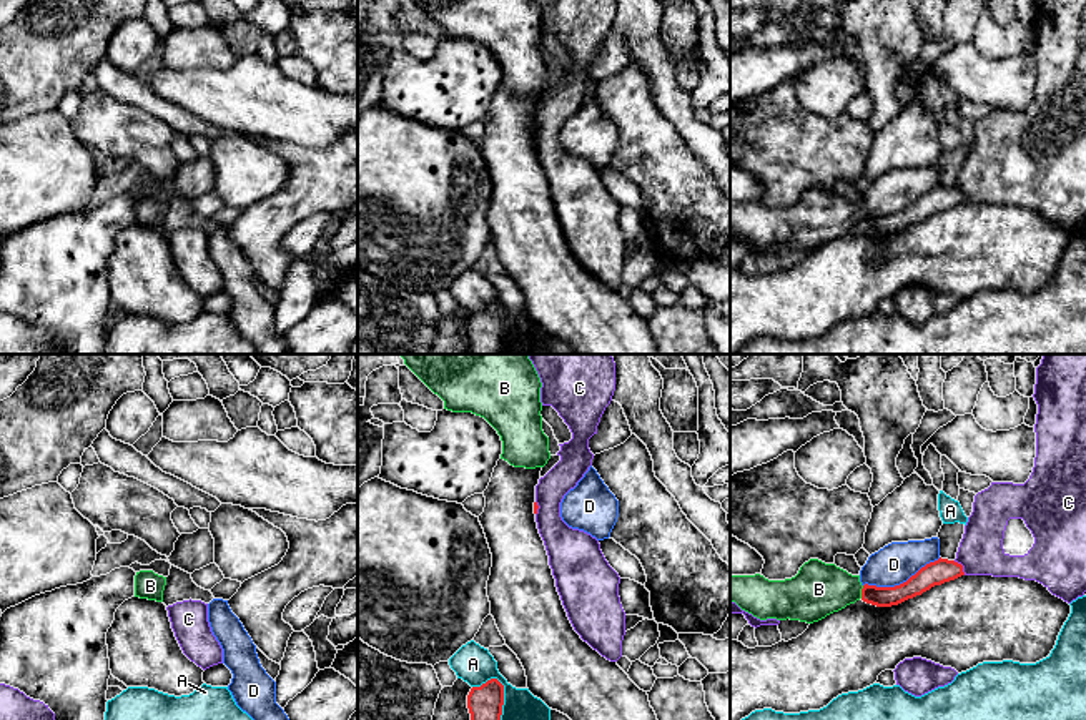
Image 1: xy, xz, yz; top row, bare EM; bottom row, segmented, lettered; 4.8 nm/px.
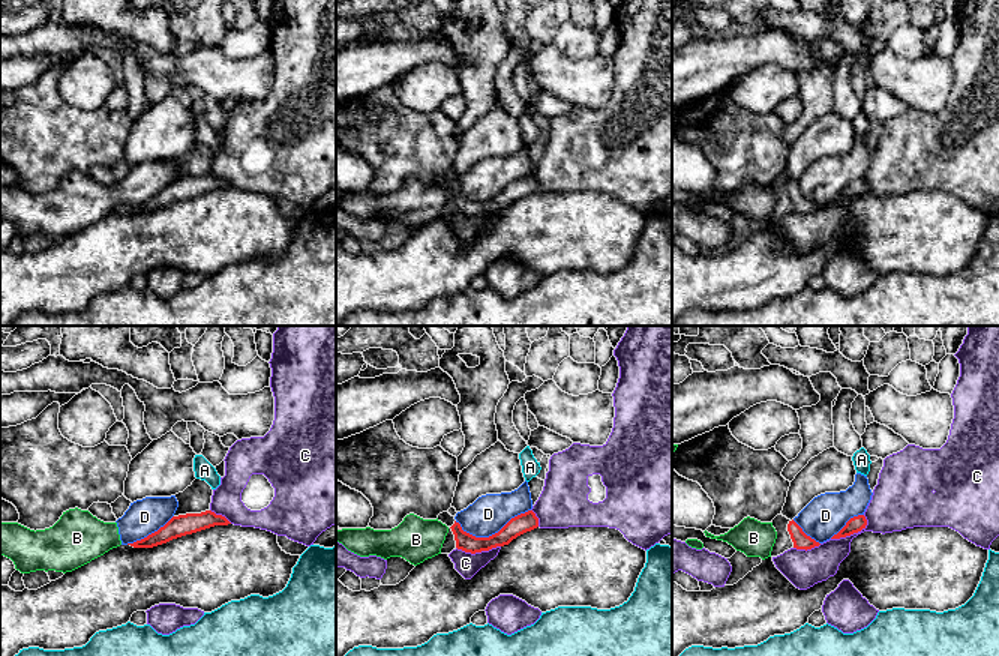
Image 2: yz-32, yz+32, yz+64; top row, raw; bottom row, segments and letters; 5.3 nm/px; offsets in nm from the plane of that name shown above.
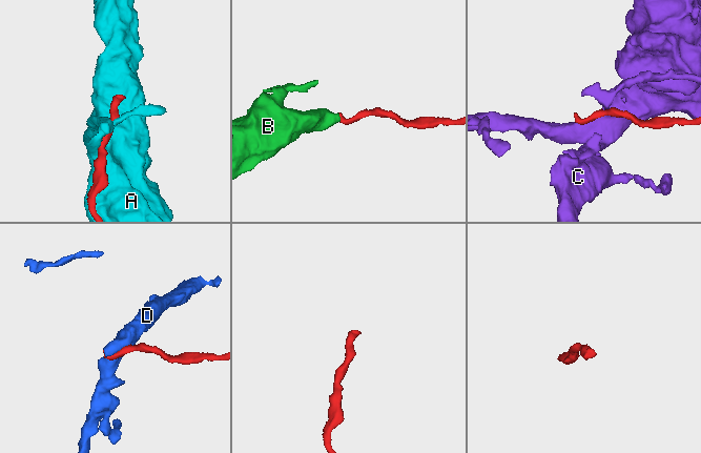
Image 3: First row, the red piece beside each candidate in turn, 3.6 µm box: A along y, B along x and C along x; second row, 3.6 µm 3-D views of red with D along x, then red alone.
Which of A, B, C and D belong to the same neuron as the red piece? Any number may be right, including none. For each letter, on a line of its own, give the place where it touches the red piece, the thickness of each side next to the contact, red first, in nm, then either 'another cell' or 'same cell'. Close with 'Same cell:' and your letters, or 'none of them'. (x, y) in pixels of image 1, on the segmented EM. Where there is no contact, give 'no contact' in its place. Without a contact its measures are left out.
A: xz (503, 687) | 170/180 nm | another cell
B: yz (862, 592) | 100/260 nm | another cell
C: yz (962, 566) | 120/220 nm | another cell
D: yz (903, 582) | 120/200 nm | another cell
Same cell: none of them

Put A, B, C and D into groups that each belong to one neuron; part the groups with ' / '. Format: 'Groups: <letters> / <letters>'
Groups: A / B D / C

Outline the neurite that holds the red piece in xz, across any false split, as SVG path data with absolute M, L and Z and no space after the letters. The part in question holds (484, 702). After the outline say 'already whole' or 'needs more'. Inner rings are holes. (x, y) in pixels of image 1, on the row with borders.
M491 678L481 687L472 687L467 695L471 720L501 720L504 705L504 685Z | already whole

